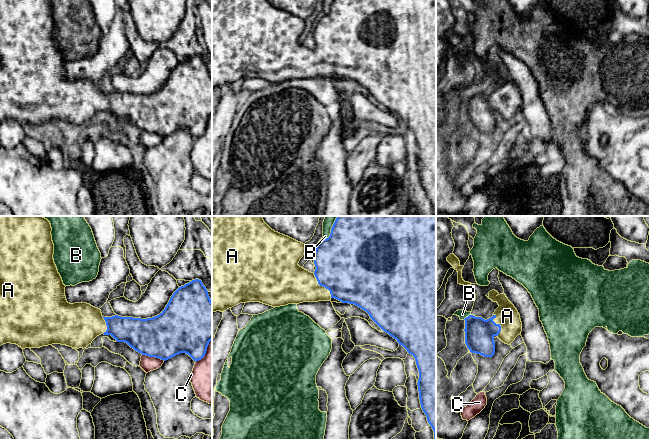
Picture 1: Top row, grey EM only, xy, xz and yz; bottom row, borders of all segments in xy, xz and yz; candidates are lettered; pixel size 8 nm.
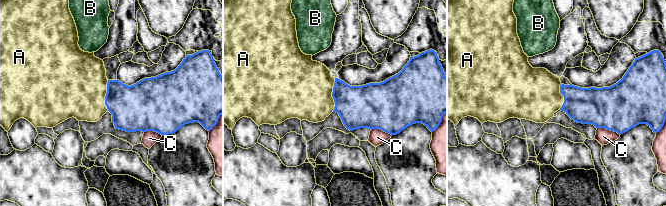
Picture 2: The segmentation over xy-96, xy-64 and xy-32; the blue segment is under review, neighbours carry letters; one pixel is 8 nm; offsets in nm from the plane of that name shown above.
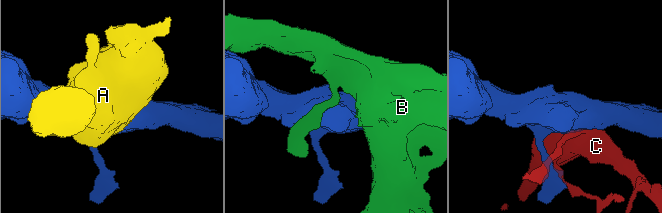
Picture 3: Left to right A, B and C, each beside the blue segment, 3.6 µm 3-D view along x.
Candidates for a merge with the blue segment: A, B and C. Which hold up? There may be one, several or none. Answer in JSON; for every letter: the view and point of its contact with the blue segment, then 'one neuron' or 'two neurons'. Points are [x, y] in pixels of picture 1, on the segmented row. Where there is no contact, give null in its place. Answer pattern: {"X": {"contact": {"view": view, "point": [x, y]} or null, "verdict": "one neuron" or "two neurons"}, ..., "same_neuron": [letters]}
{"A": {"contact": {"view": "xz", "point": [322, 285]}, "verdict": "one neuron"}, "B": {"contact": {"view": "yz", "point": [466, 317]}, "verdict": "two neurons"}, "C": {"contact": {"view": "xy", "point": [153, 356]}, "verdict": "two neurons"}, "same_neuron": ["A"]}

